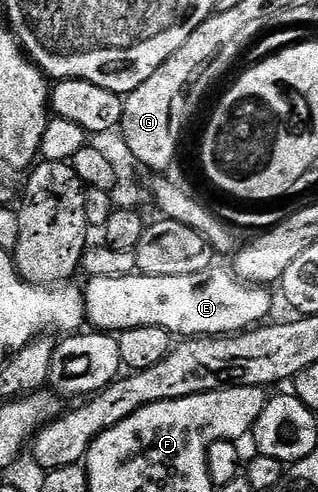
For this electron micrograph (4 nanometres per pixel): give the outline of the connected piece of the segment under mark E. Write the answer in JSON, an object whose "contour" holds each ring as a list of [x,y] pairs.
{"contour":[[[209,267],[194,275],[177,277],[93,277],[82,289],[84,316],[93,330],[109,335],[134,327],[162,327],[180,339],[235,335],[267,322],[272,309],[269,290],[245,283],[224,269]]]}

